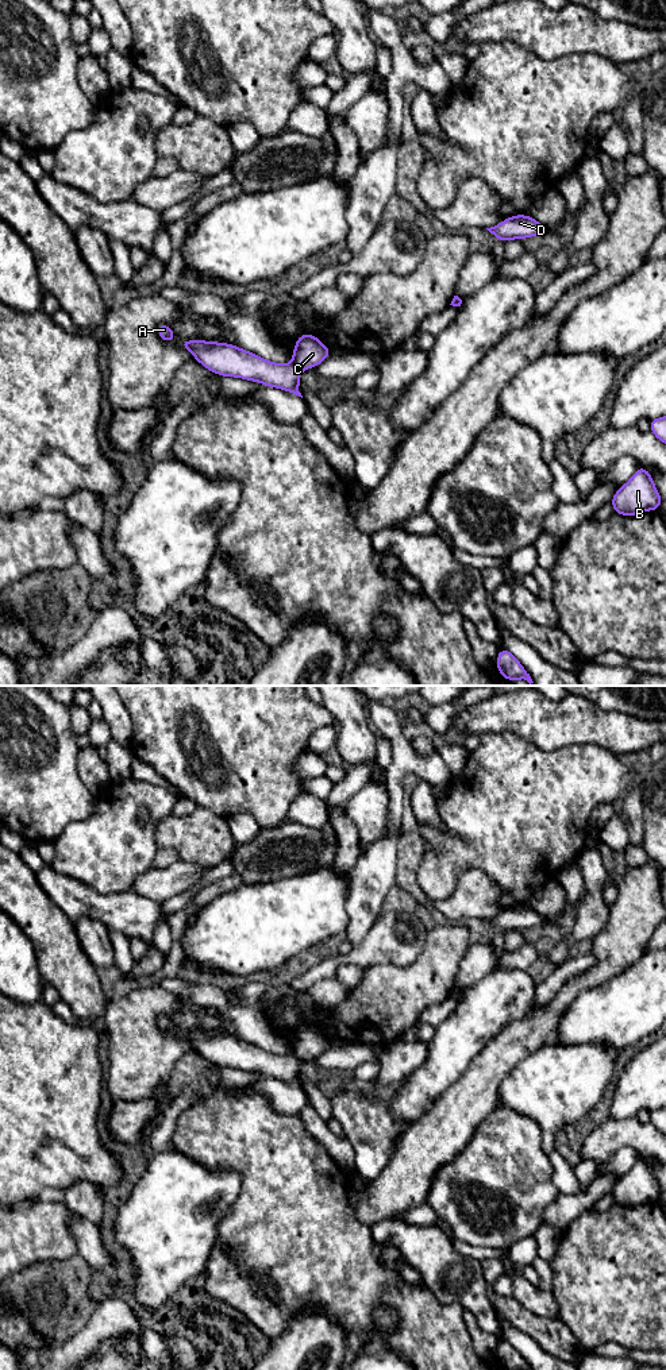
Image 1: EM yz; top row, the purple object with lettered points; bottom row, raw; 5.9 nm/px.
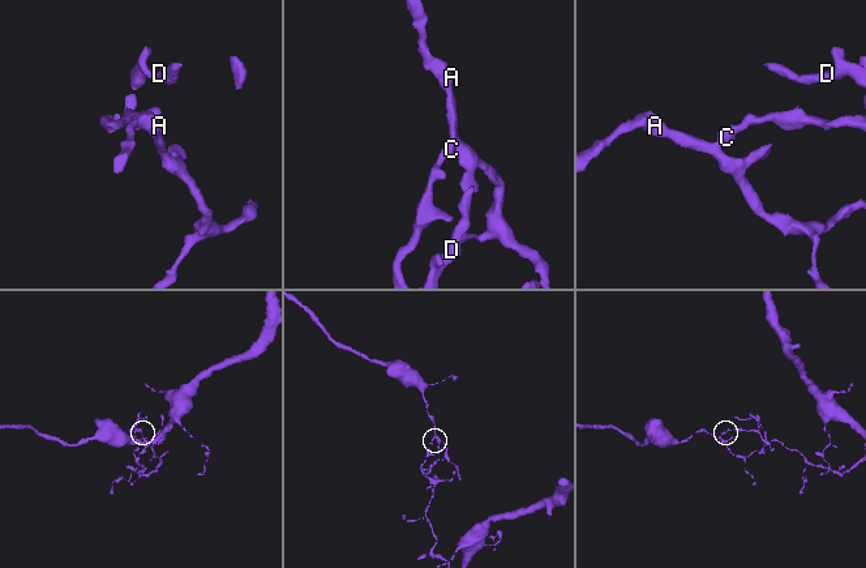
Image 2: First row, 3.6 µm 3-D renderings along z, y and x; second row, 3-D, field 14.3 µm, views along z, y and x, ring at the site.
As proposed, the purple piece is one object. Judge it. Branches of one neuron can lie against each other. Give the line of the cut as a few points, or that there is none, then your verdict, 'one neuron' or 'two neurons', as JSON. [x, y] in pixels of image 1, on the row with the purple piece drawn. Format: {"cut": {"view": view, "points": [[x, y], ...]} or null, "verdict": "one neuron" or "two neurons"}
{"cut": {"view": "yz", "points": [[292, 362], [300, 369]]}, "verdict": "two neurons"}

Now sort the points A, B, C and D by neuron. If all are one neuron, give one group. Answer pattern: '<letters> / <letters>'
A / B C D

